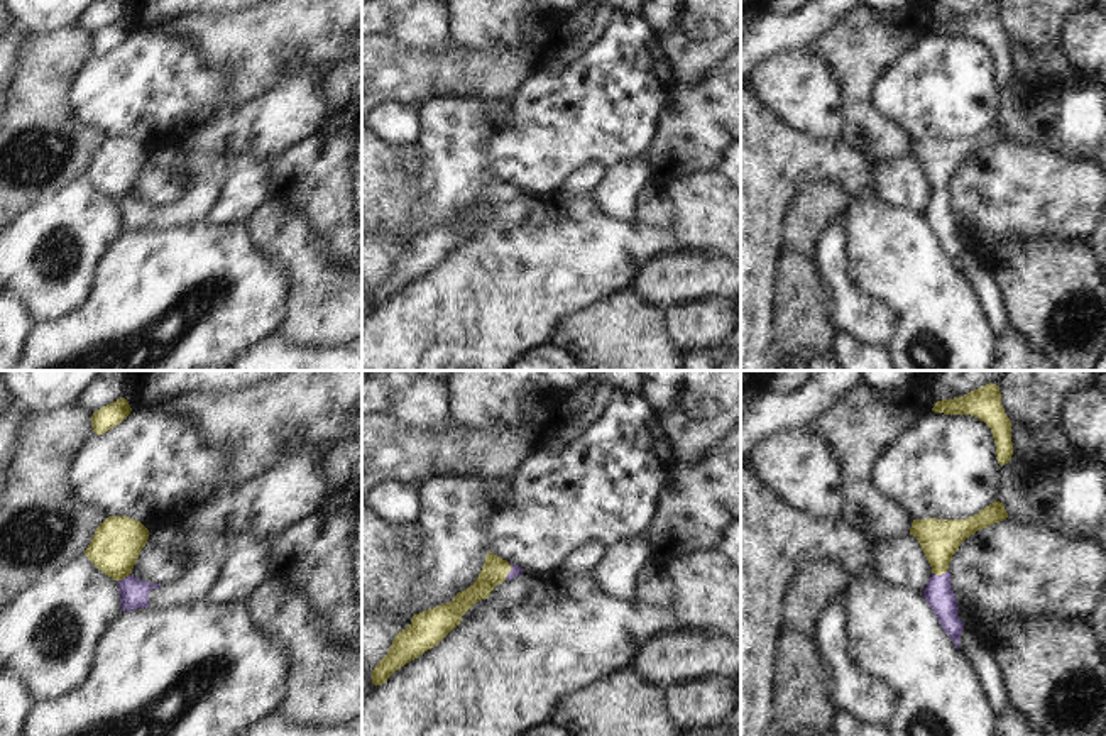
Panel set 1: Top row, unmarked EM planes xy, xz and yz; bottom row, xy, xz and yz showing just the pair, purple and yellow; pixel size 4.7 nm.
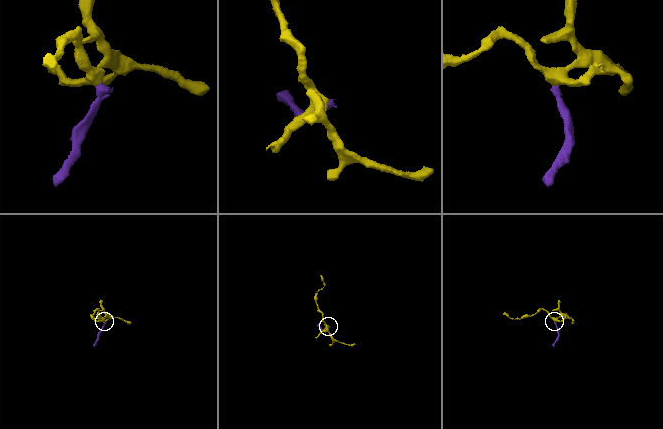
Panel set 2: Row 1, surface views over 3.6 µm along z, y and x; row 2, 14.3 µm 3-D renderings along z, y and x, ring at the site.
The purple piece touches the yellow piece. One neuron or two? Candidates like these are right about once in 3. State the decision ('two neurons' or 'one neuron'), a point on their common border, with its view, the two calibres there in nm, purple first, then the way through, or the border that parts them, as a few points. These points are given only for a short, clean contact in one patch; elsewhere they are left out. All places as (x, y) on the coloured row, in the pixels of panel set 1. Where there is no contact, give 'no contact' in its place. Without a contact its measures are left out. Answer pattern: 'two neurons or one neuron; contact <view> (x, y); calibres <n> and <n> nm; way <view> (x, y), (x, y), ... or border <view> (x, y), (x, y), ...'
one neuron; contact yz (939, 576); calibres 140 and 190 nm; way yz (939, 594), (939, 576), (939, 538)

